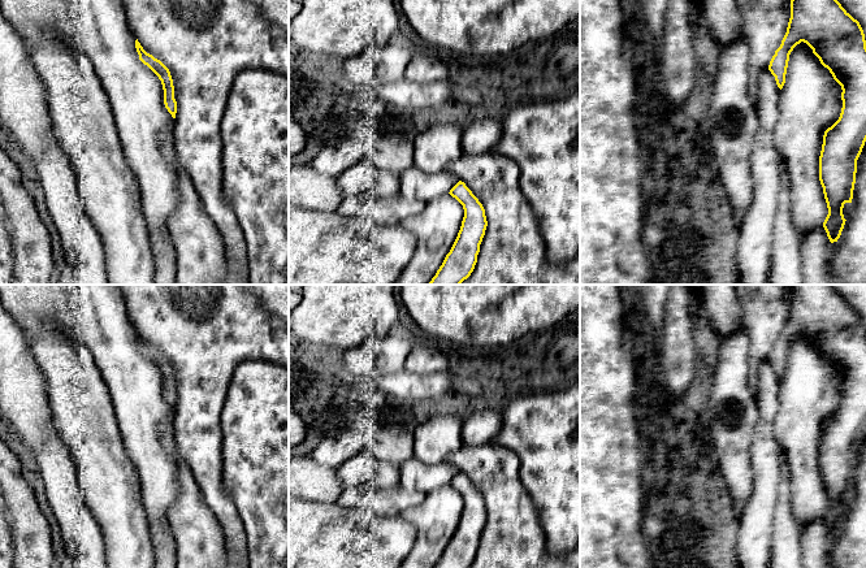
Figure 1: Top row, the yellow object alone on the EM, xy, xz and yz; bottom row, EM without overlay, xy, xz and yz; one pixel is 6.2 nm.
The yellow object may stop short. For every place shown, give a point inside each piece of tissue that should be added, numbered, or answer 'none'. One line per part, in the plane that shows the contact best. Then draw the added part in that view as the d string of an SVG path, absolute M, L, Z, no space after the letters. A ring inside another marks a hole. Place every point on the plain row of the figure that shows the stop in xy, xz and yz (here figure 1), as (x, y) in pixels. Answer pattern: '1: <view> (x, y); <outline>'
none

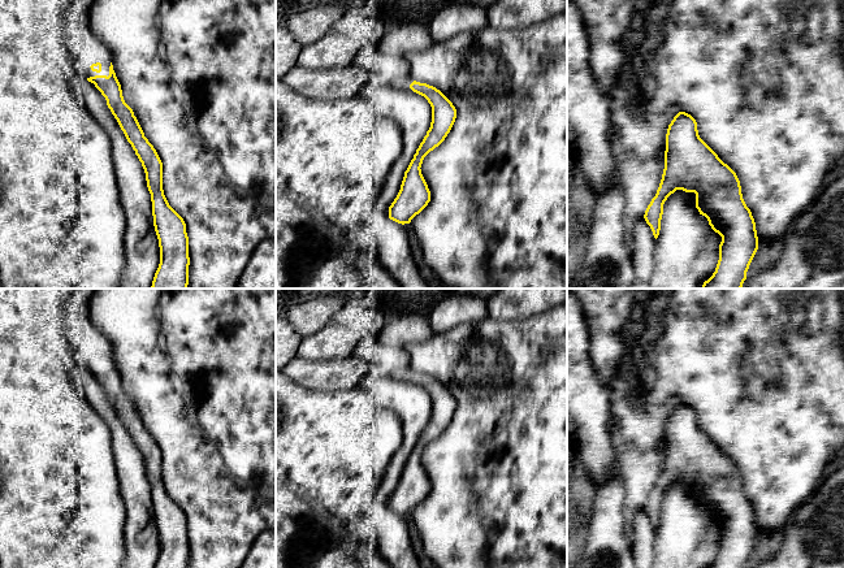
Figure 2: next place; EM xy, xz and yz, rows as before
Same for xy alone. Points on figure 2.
1: xy (87, 341); M94 324L81 325L72 337L72 344L75 363L81 370L109 367L112 344Z

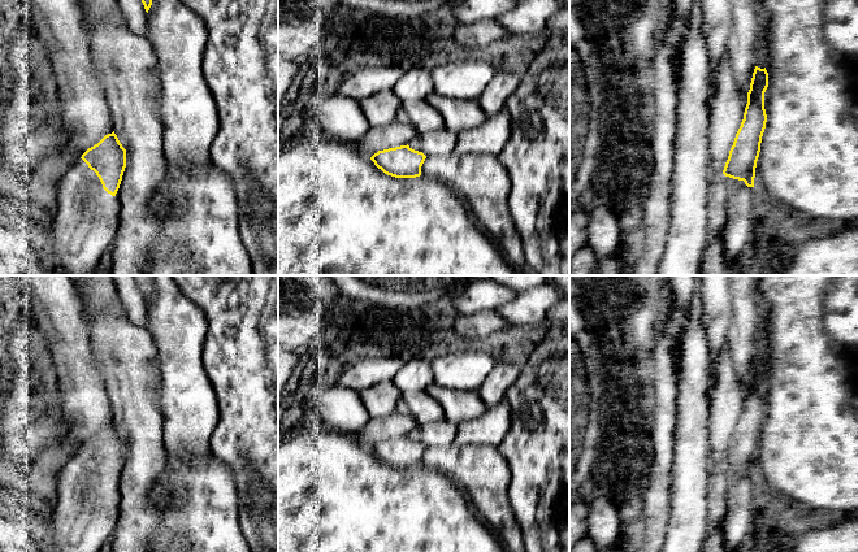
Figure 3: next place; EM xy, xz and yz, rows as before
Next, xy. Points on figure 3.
1: xy (82, 522); M82 449L73 455L58 473L49 552L104 552L120 517L117 503L104 501L112 488Z

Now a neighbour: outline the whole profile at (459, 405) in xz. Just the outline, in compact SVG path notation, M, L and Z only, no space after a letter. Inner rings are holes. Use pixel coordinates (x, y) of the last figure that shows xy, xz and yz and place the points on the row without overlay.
M433 383L425 392L442 405L445 420L452 425L477 420L489 409L477 391L448 390Z

